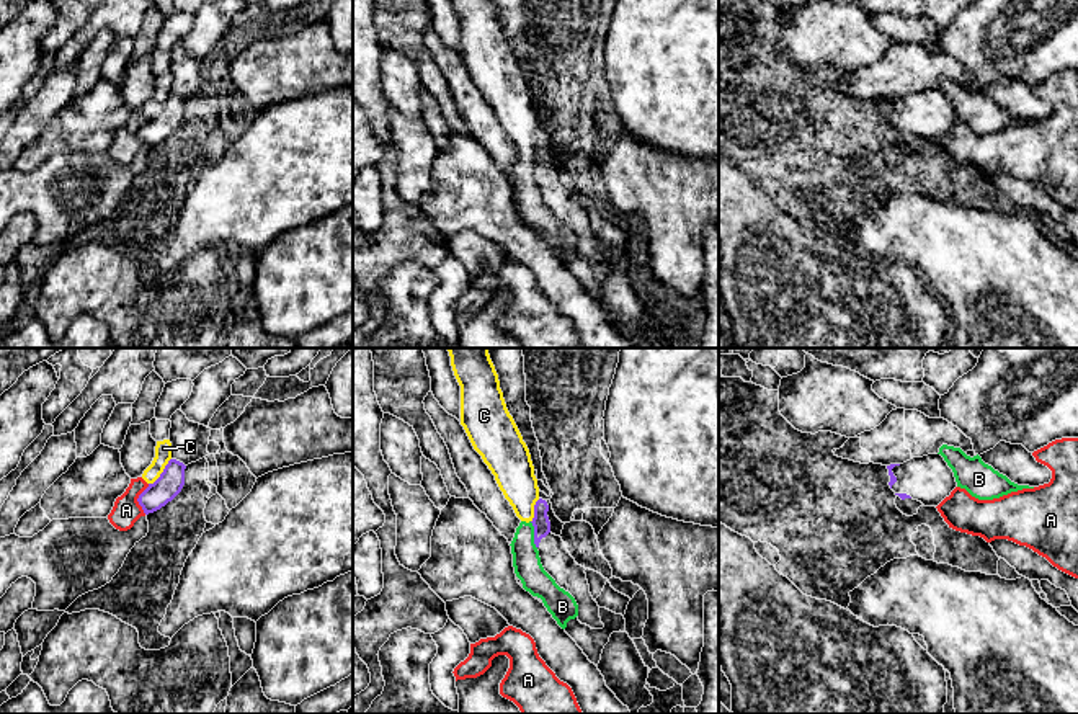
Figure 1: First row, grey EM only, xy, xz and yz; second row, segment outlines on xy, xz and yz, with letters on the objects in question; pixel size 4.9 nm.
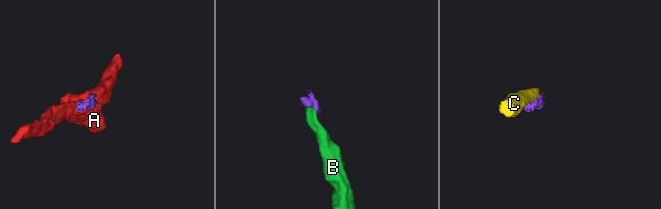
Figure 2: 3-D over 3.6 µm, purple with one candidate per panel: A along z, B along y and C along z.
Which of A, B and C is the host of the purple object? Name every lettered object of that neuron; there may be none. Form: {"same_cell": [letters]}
{"same_cell": []}

